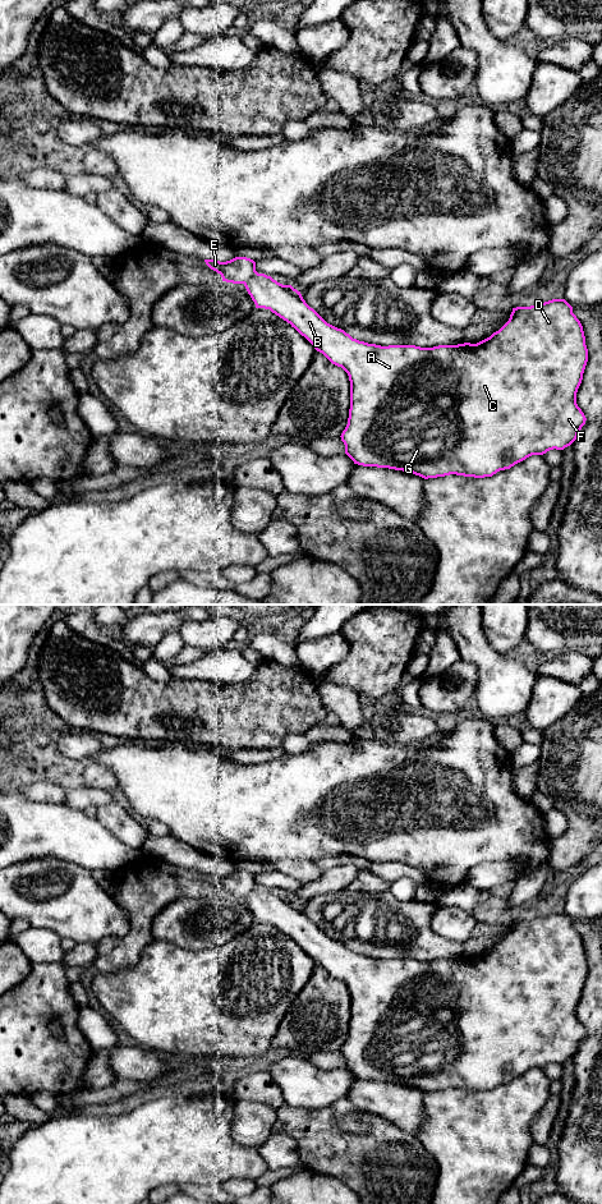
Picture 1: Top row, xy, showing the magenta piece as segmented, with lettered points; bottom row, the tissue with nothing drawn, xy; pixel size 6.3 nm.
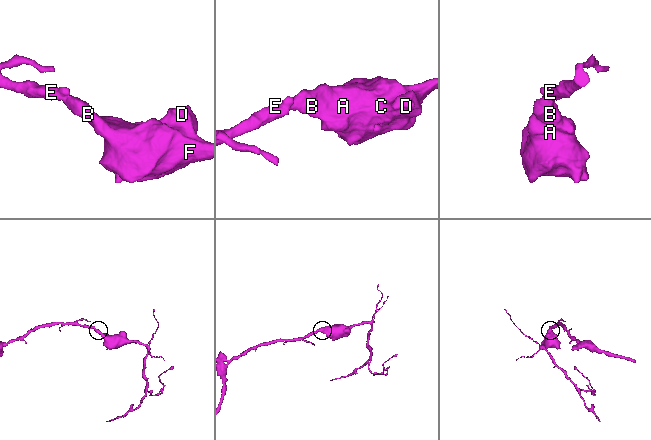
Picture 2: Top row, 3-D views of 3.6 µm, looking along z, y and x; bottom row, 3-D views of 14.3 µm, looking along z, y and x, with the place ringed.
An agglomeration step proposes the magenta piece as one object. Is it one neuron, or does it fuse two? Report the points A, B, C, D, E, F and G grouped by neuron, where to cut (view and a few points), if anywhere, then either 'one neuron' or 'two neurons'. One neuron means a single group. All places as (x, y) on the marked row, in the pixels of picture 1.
groups A B C D E F G; cut none; one neuron

